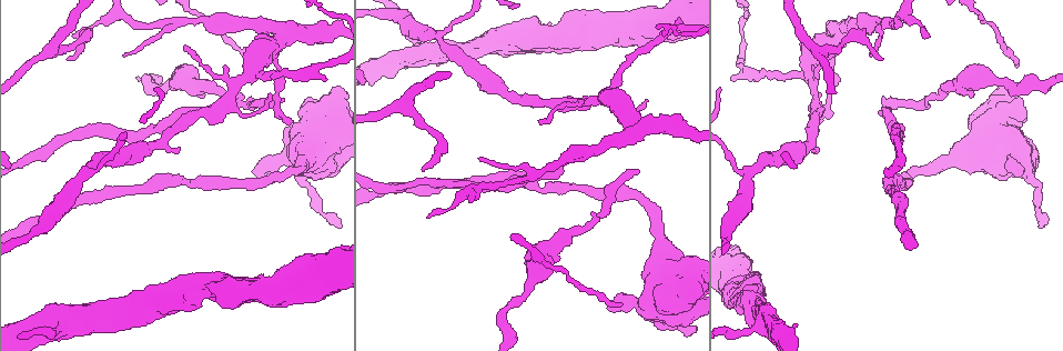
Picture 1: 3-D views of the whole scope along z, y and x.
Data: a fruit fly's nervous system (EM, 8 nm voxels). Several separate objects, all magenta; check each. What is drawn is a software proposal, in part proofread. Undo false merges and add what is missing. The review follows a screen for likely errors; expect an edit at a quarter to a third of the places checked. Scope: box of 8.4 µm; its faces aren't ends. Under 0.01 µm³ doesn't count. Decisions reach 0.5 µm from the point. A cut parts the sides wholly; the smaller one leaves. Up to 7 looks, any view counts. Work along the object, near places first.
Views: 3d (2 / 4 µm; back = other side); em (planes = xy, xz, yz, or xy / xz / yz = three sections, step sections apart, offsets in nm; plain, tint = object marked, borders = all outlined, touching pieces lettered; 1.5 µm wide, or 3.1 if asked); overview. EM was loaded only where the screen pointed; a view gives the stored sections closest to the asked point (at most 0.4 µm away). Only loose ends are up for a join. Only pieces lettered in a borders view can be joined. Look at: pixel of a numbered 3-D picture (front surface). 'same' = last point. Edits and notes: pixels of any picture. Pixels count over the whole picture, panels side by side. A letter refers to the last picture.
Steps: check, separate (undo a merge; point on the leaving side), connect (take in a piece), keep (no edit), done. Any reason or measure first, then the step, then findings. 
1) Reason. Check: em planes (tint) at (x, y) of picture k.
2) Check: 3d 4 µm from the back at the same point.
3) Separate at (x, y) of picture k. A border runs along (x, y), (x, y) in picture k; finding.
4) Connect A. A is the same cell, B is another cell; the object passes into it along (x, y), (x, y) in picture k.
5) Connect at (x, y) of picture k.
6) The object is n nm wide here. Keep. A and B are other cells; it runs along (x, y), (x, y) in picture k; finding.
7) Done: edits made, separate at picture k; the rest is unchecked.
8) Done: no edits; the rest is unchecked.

Free end. Check: 3d 4 µm at (885, 98) of picture 1.

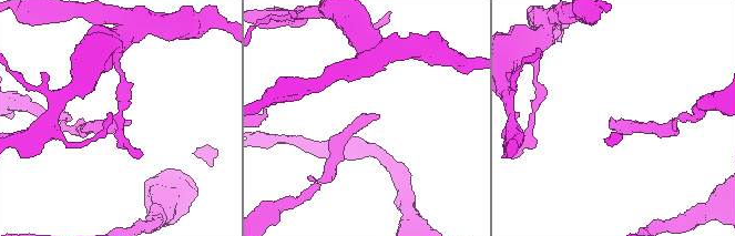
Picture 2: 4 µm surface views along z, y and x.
Check: em planes (tint) at (376, 114) of picture 2.

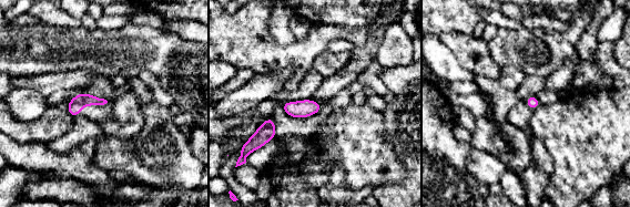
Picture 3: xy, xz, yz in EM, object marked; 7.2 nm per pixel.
What lies round it. Check: em planes (borders) at the same point.

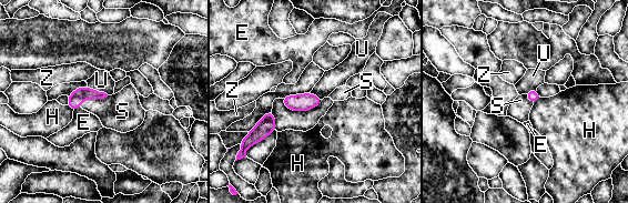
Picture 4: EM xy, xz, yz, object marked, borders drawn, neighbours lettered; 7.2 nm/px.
Connect S. S is the same cell, E, H, U and Z are other cells; the object passes into it along (74, 100), (92, 98), (122, 111) in picture 4; the neuron continues.

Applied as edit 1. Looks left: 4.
Check: overview.

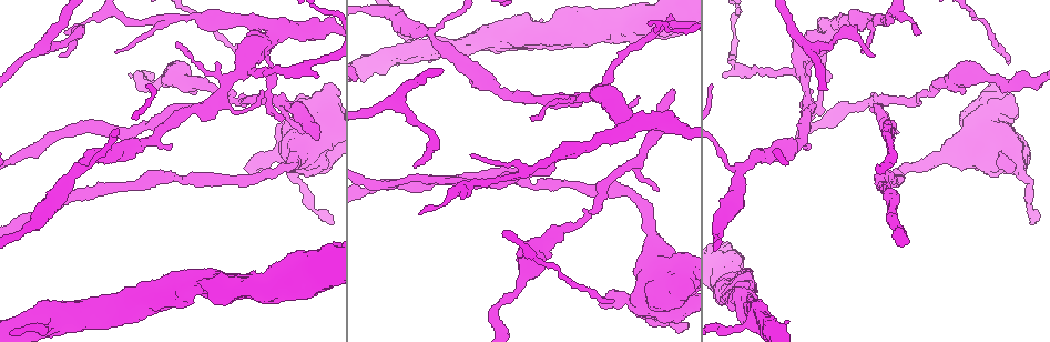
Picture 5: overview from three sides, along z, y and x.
Calibre changes. Check: 3d 2 µm from the back at (683, 130) of picture 5.

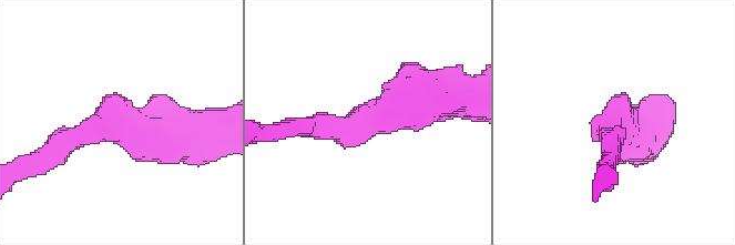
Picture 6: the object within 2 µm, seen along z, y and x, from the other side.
Check: em planes (tint) at (122, 127) of picture 6.

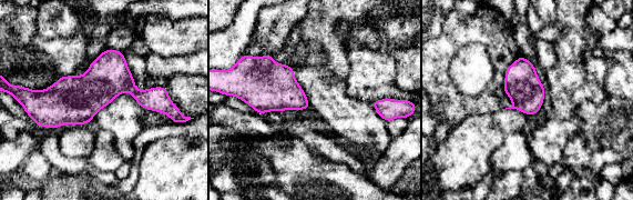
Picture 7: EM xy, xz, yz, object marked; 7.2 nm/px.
See the neighbours. Check: em planes (borders) at the same point.

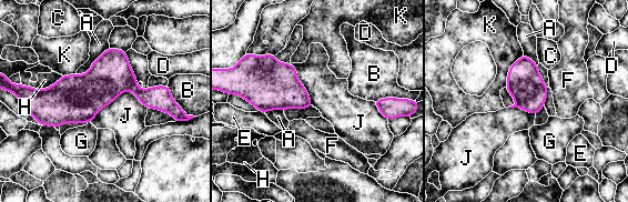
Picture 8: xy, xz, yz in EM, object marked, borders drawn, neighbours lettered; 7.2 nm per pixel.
Keep. A, B, C, D, E, F, G, H, J and K are other cells; a border runs along (148, 108), (128, 89), (90, 122) in picture 8; one neuron here.

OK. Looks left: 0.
Done: edits made, connect at picture 4; the rest is unchecked.

